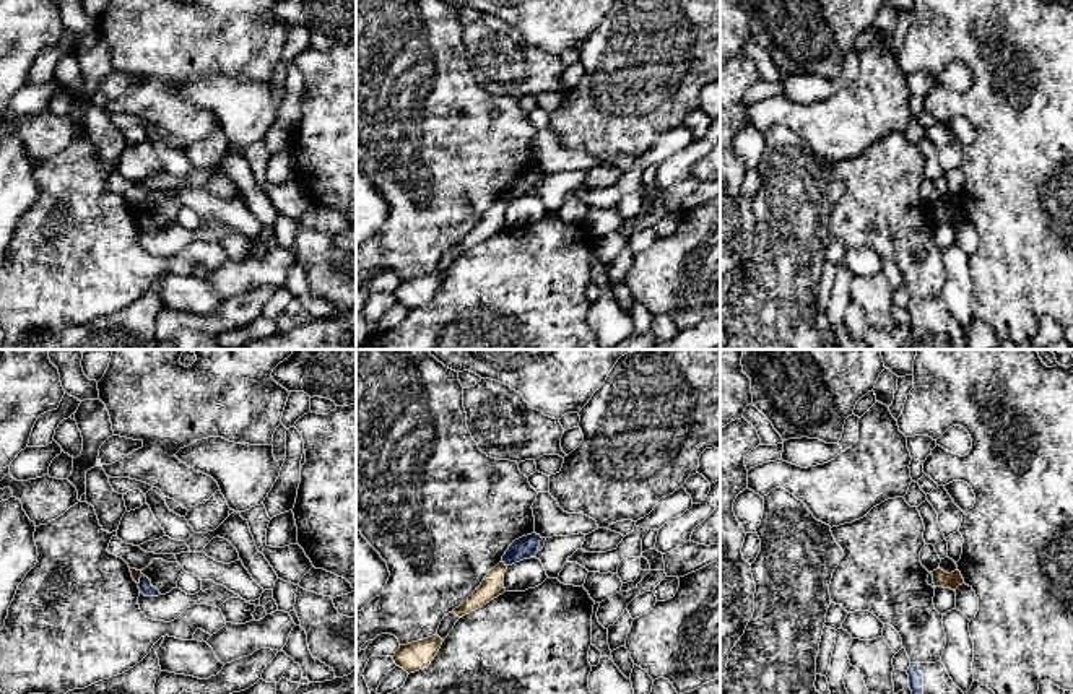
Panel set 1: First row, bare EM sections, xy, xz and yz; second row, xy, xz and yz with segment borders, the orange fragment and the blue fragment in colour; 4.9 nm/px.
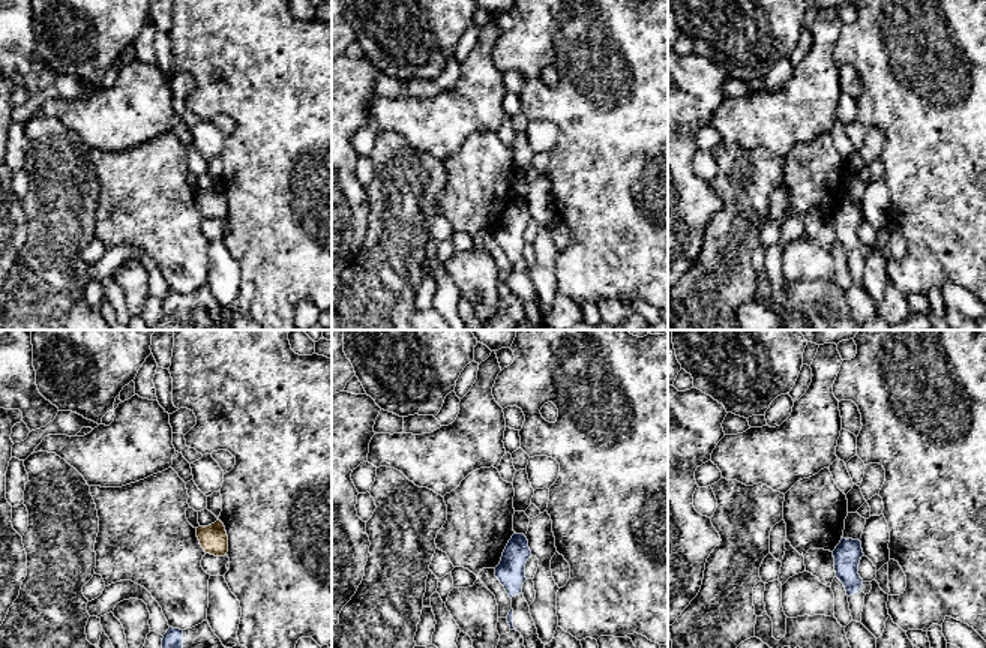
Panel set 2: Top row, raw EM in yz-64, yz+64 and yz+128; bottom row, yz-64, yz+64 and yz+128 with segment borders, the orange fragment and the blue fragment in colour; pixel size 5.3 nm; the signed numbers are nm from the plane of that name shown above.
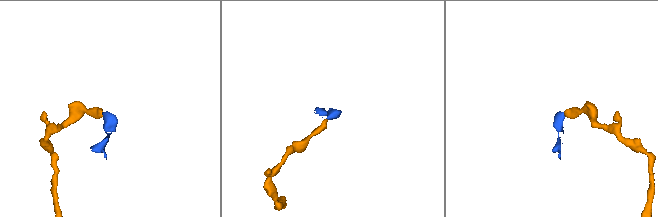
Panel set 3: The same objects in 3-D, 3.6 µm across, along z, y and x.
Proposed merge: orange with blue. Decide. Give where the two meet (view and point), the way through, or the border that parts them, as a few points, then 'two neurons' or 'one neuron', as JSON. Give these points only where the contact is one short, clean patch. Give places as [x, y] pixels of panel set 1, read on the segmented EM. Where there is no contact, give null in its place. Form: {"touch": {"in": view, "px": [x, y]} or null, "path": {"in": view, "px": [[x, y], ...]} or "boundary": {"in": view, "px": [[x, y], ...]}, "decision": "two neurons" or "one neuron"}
{"touch": {"in": "xz", "px": [504, 564]}, "boundary": {"in": "xz", "px": [[501, 561], [506, 566]]}, "decision": "two neurons"}

